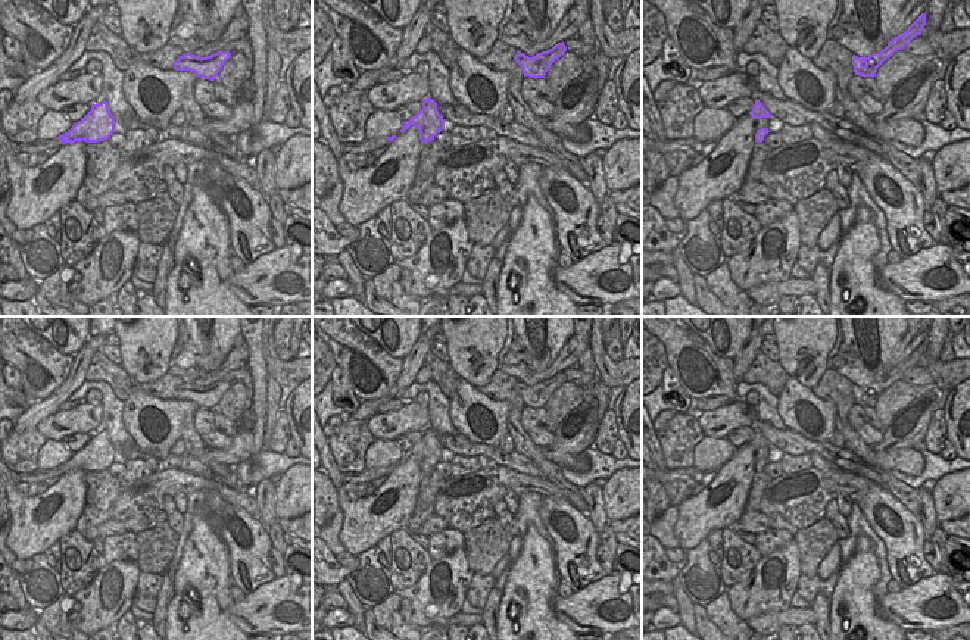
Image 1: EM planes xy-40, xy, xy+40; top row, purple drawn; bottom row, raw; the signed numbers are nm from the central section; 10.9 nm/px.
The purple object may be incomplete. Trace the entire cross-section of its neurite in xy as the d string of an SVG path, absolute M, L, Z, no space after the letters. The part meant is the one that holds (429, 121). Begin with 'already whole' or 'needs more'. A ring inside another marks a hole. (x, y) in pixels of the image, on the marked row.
already whole; M430 97L424 99L422 109L409 121L403 122L400 132L405 132L411 125L419 131L421 143L434 140L445 129L445 119L437 110L437 103Z

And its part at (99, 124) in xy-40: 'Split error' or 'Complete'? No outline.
Complete.

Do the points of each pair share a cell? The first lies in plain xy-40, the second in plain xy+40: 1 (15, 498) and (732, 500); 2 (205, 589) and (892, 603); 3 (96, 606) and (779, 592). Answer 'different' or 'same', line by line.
1: same
2: different
3: same

